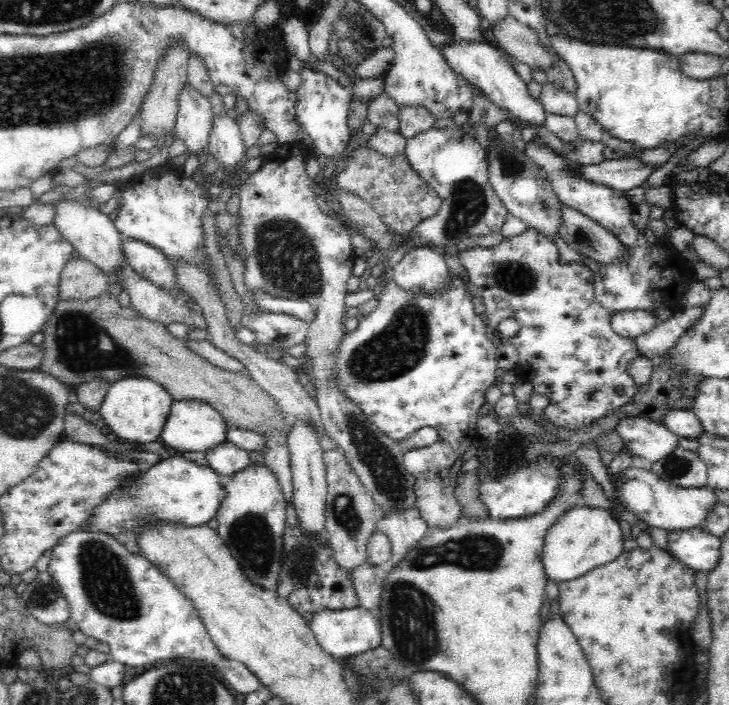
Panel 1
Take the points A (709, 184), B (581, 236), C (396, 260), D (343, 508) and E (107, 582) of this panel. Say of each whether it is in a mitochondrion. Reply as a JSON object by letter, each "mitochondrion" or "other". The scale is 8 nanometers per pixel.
{"A":"other","B":"mitochondrion","C":"other","D":"mitochondrion","E":"mitochondrion"}

